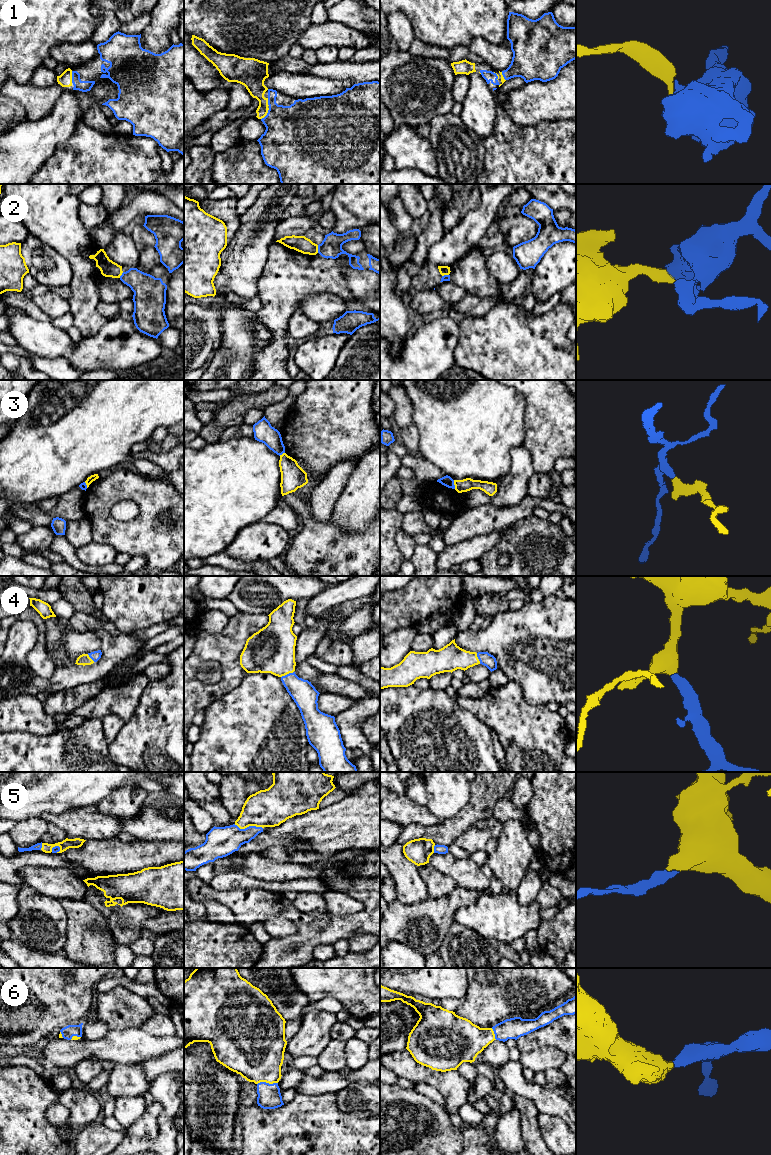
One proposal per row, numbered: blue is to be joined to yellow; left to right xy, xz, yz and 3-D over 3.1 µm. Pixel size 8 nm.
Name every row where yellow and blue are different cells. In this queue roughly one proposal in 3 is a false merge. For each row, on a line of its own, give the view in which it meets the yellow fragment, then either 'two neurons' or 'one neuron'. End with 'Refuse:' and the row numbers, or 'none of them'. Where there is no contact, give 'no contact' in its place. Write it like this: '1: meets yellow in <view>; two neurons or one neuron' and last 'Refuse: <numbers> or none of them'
1: meets yellow in xz; one neuron
2: meets yellow in xz; two neurons
3: meets yellow in yz; two neurons
4: meets yellow in xz; one neuron
5: meets yellow in xz; one neuron
6: meets yellow in xz; one neuron
Refuse: 2, 3

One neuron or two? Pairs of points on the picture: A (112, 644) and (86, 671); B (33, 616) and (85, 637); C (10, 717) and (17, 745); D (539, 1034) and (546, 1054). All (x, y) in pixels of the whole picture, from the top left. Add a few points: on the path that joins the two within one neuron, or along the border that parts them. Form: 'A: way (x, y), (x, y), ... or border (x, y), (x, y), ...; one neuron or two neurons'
A: way (112, 653), (95, 671); one neuron
B: border (43, 619), (46, 644); two neurons
C: border (10, 731), (27, 731), (37, 735); two neurons
D: border (521, 1052), (553, 1046), (565, 1054); two neurons

